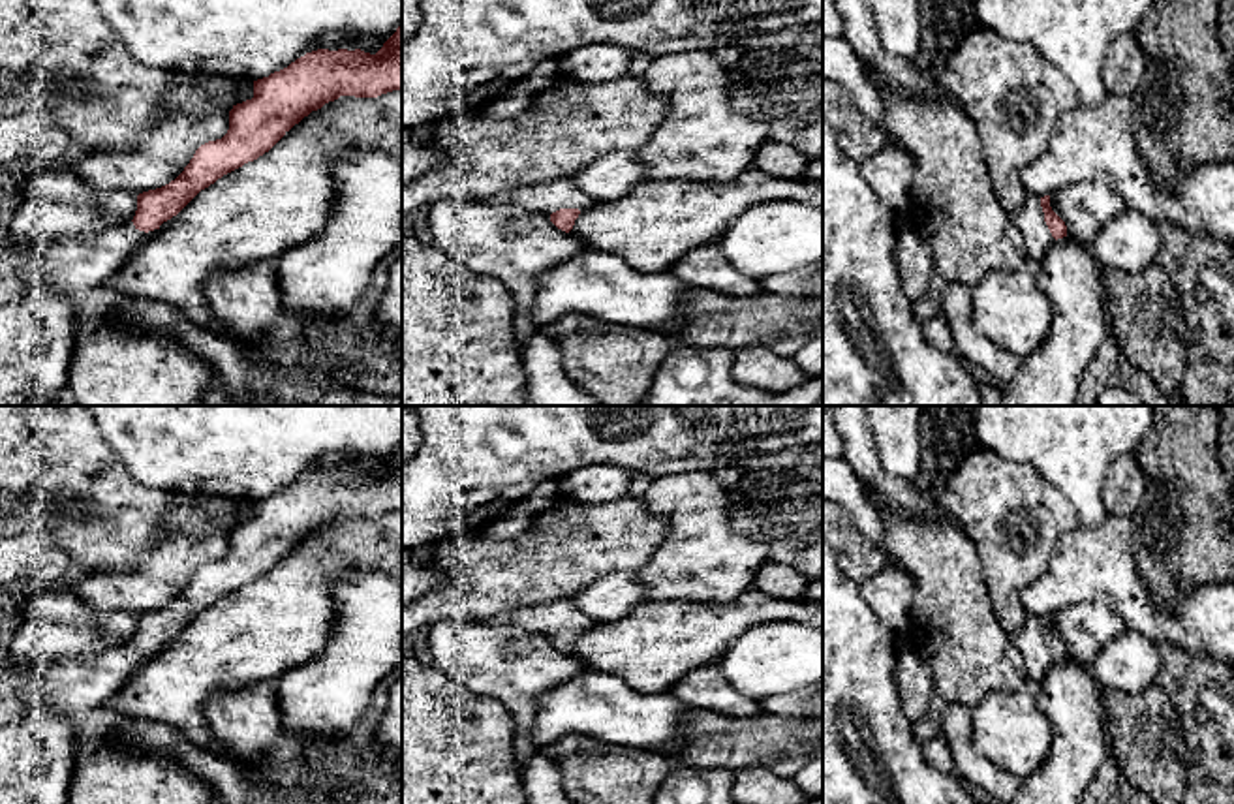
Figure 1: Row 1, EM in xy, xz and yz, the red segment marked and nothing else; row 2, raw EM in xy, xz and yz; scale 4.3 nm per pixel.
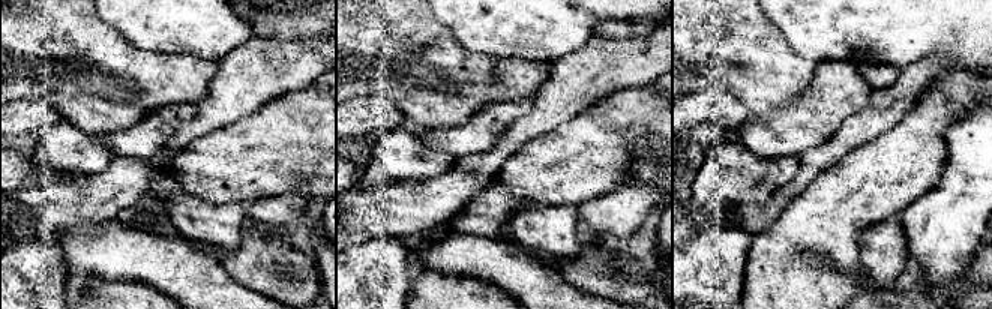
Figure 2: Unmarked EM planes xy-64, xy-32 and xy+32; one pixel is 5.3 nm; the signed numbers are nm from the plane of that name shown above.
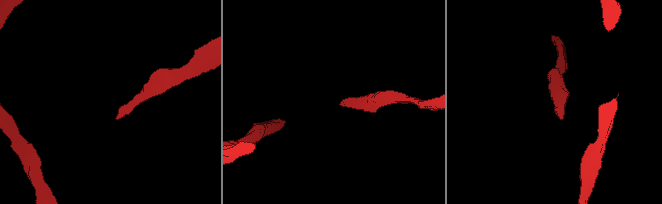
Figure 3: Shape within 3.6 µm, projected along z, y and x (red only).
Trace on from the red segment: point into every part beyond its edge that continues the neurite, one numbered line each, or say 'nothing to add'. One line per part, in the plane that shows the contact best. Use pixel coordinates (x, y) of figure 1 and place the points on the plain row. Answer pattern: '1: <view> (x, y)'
1: yz (1030, 639)

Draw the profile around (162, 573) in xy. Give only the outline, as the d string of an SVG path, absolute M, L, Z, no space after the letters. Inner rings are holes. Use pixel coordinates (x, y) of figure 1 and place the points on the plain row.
M178 494L165 513L165 535L135 564L120 571L75 575L66 580L73 594L101 612L135 616L175 601L195 571L222 560L229 530L218 526L188 494Z

